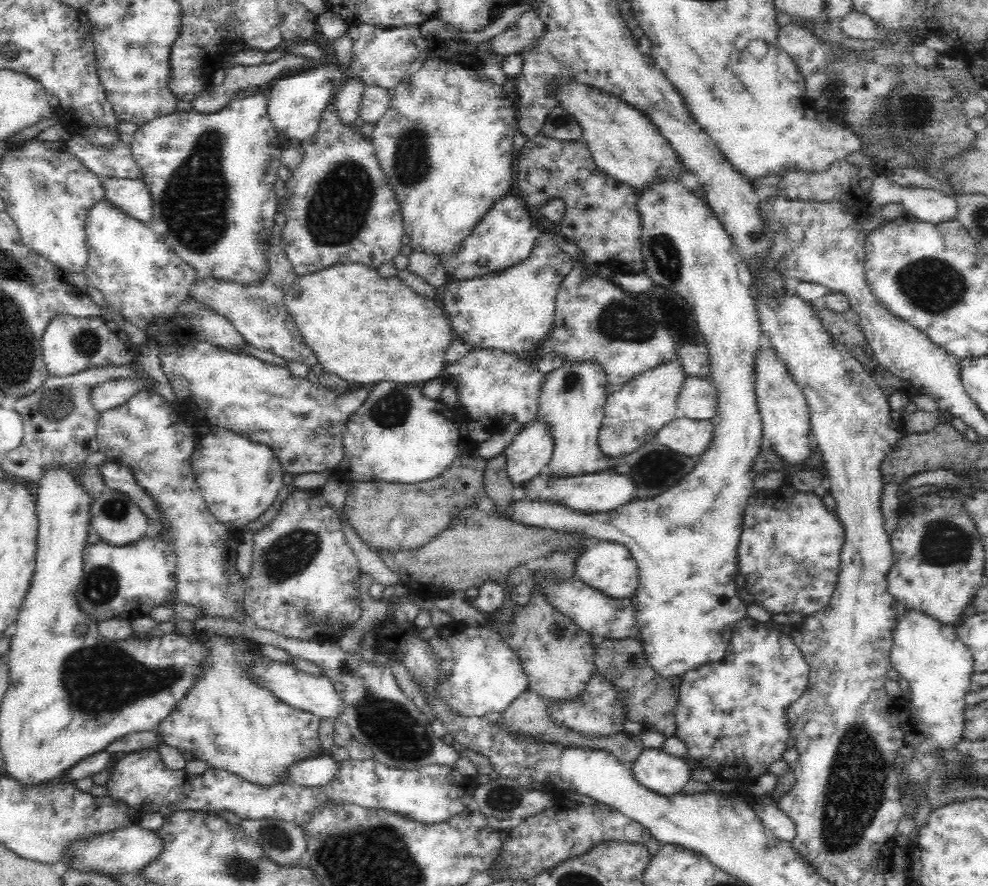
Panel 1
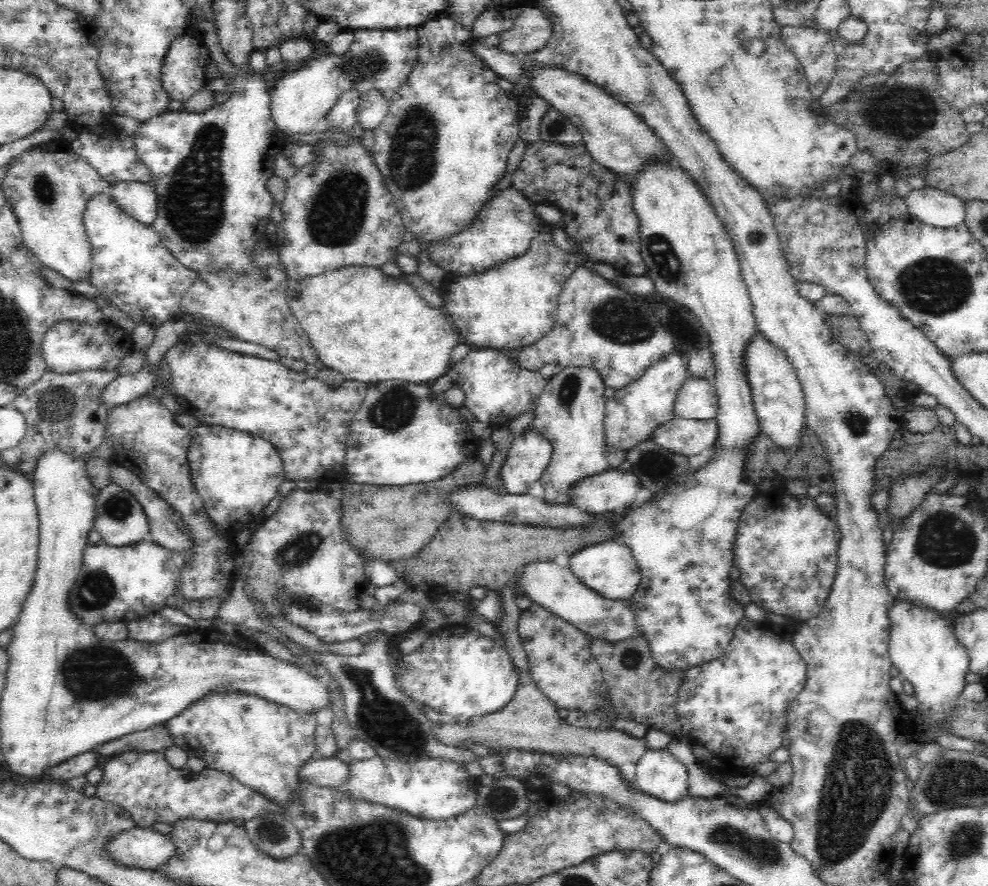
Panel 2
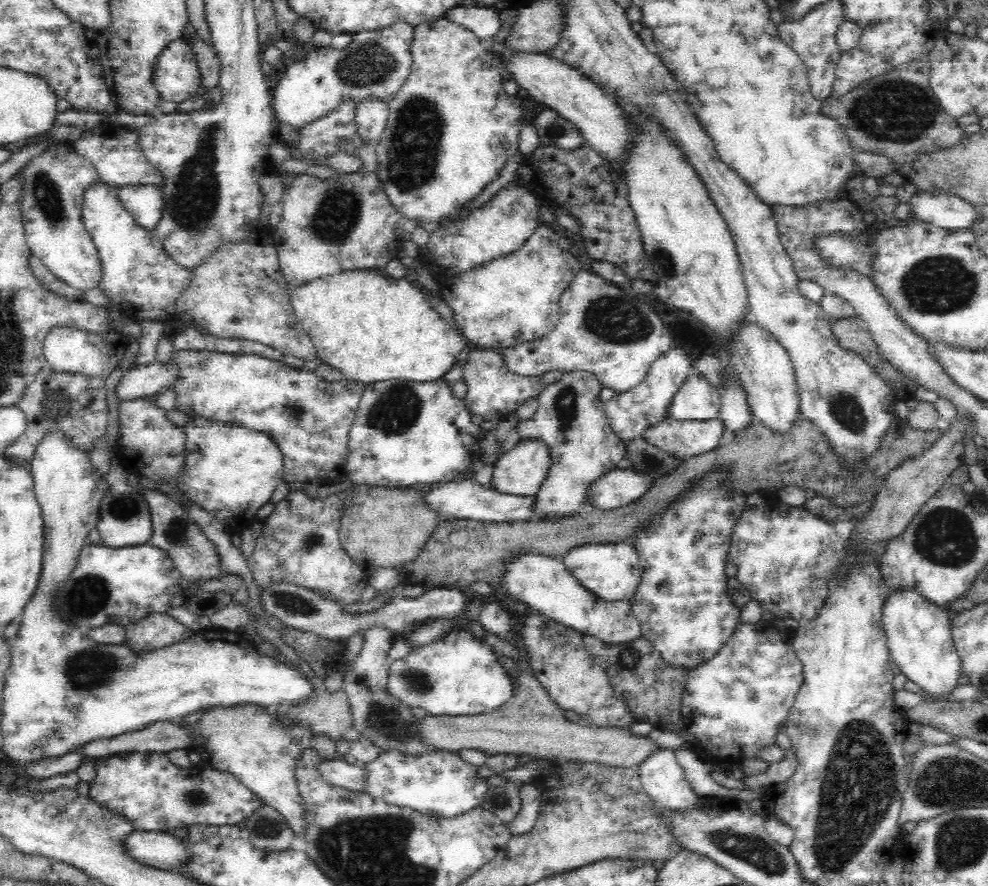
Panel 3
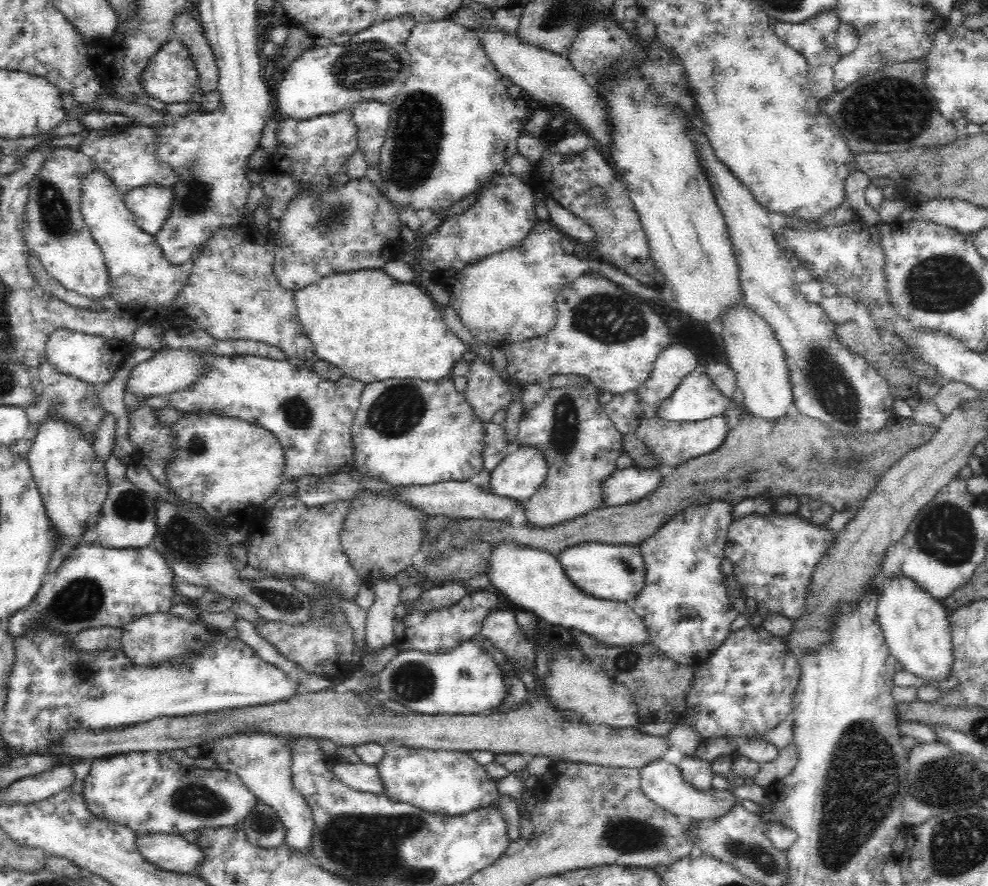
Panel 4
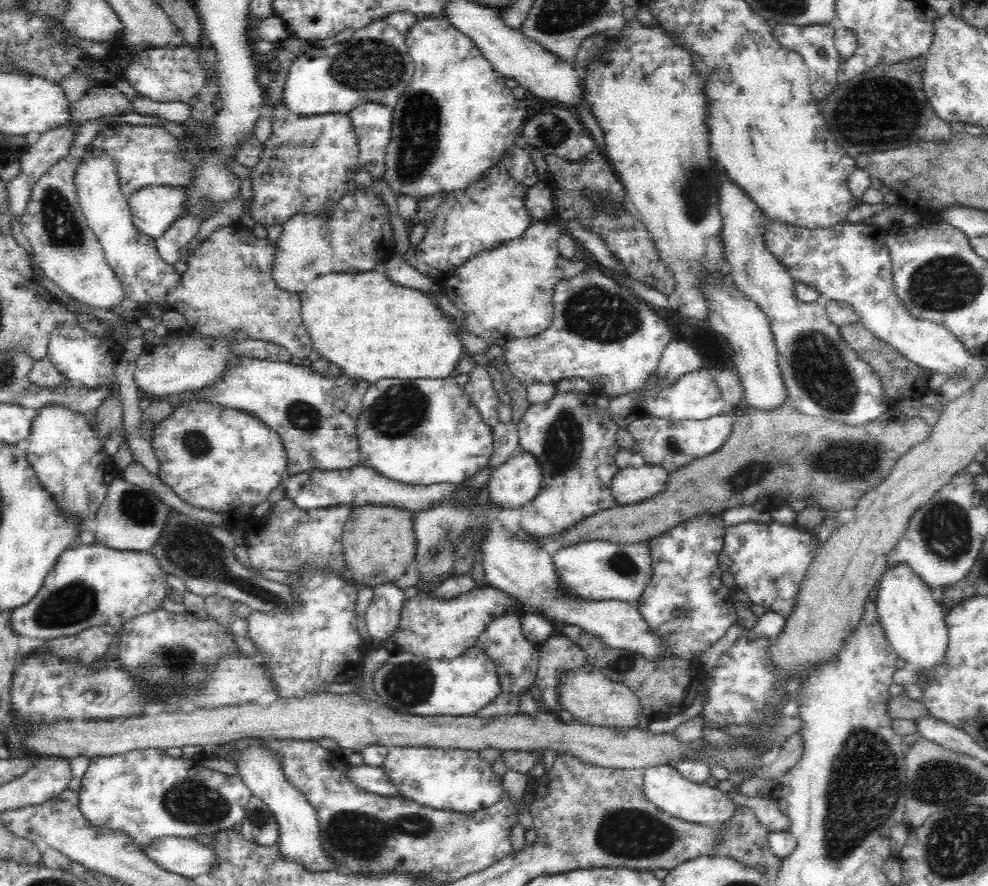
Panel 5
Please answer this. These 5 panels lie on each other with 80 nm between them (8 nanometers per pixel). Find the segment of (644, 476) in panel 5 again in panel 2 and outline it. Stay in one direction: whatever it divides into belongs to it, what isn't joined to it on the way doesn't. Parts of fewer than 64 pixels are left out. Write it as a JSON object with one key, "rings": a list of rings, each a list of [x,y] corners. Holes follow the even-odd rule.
{"rings":[[[611,469],[575,483],[568,490],[569,504],[590,514],[608,514],[631,506],[640,489],[632,472]]]}

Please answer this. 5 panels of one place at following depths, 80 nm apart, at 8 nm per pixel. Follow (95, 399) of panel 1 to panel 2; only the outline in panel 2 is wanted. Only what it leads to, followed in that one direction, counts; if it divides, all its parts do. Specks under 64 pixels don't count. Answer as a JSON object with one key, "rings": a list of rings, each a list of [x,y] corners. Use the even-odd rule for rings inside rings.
{"rings":[[[143,367],[134,374],[126,373],[109,381],[102,388],[98,399],[107,410],[114,409],[157,390],[156,382],[156,375]]]}

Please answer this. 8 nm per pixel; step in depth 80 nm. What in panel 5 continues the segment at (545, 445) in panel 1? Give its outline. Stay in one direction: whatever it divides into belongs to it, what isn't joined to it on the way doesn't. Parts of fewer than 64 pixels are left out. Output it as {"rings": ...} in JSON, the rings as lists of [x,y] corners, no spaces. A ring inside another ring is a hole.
{"rings":[[[530,452],[512,455],[491,472],[488,490],[491,506],[521,509],[543,488],[544,471]]]}

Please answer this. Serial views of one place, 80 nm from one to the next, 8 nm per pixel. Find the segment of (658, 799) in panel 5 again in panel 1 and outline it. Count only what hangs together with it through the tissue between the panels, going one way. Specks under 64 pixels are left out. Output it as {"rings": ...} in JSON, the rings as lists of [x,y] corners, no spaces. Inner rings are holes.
{"rings":[[[645,747],[632,762],[631,770],[641,786],[662,796],[680,793],[689,773],[684,758]]]}

